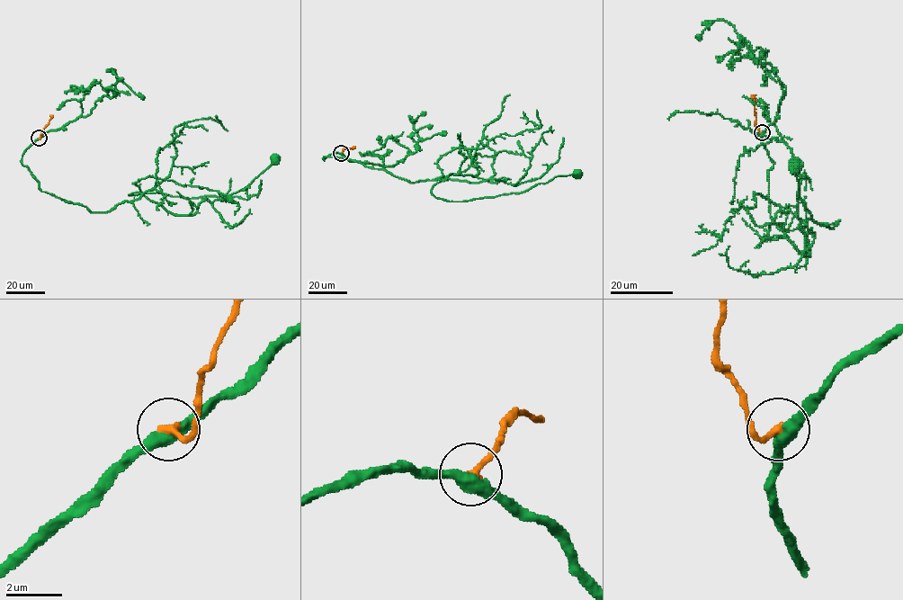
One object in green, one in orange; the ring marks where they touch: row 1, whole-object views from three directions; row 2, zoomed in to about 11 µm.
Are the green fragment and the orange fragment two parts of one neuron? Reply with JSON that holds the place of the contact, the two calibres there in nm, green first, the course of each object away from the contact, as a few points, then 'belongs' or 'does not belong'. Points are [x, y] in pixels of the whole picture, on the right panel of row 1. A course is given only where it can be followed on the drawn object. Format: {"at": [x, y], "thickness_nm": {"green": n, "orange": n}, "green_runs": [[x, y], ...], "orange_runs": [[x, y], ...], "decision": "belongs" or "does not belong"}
{"at": [762, 132], "thickness_nm": {"green": 440, "orange": 280}, "green_runs": [[763, 132], [773, 162], [770, 218], [806, 251], [802, 221], [839, 219], [833, 228], [810, 219], [791, 165]], "orange_runs": [[762, 132], [755, 124], [755, 98], [752, 94]], "decision": "belongs"}

